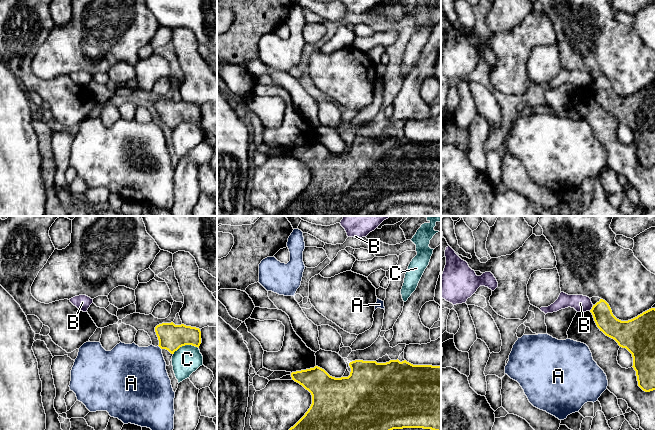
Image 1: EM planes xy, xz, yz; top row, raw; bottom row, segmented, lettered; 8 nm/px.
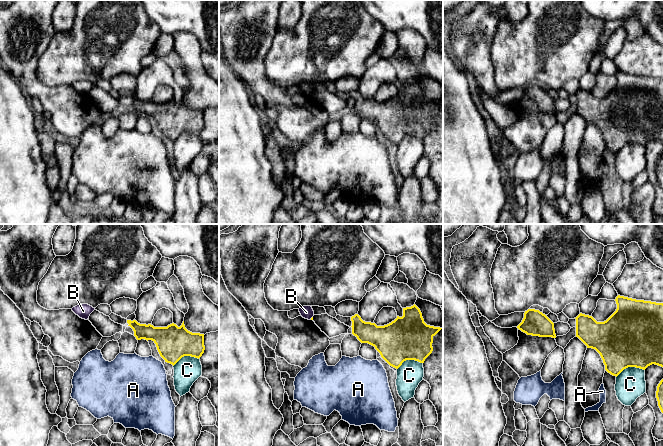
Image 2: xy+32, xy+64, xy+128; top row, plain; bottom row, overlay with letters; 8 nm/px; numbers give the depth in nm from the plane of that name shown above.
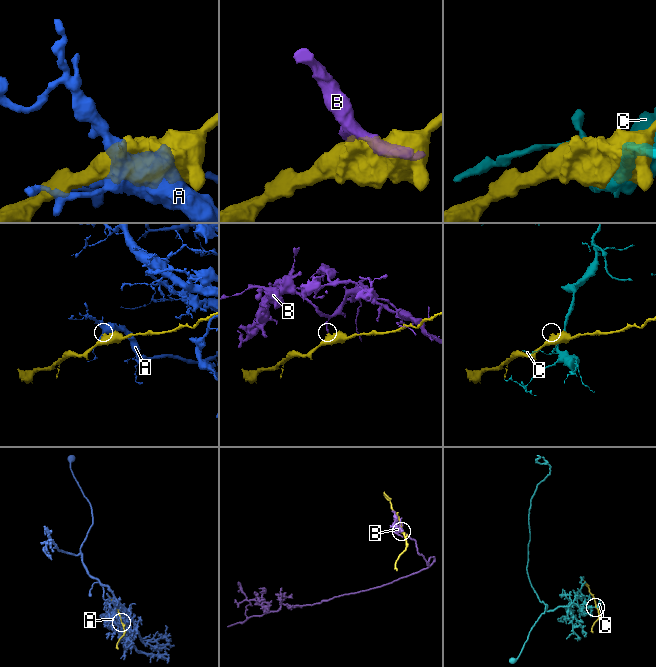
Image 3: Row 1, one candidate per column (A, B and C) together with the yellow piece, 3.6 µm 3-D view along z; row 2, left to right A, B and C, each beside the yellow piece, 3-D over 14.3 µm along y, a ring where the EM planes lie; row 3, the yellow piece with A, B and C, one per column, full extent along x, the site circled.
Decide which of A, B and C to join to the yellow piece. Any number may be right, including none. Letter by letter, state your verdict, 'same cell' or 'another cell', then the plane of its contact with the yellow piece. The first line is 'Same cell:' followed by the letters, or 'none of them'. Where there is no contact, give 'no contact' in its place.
Same cell: none of them
A: another cell | xy
B: another cell | yz
C: another cell | xy

